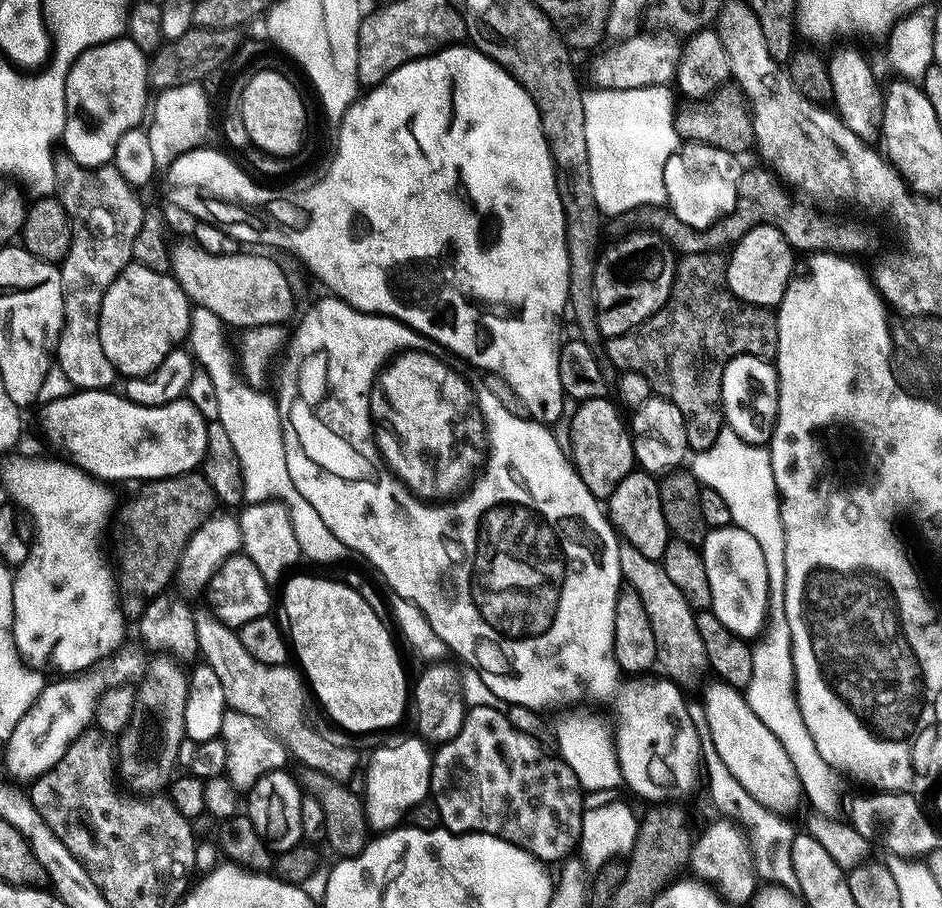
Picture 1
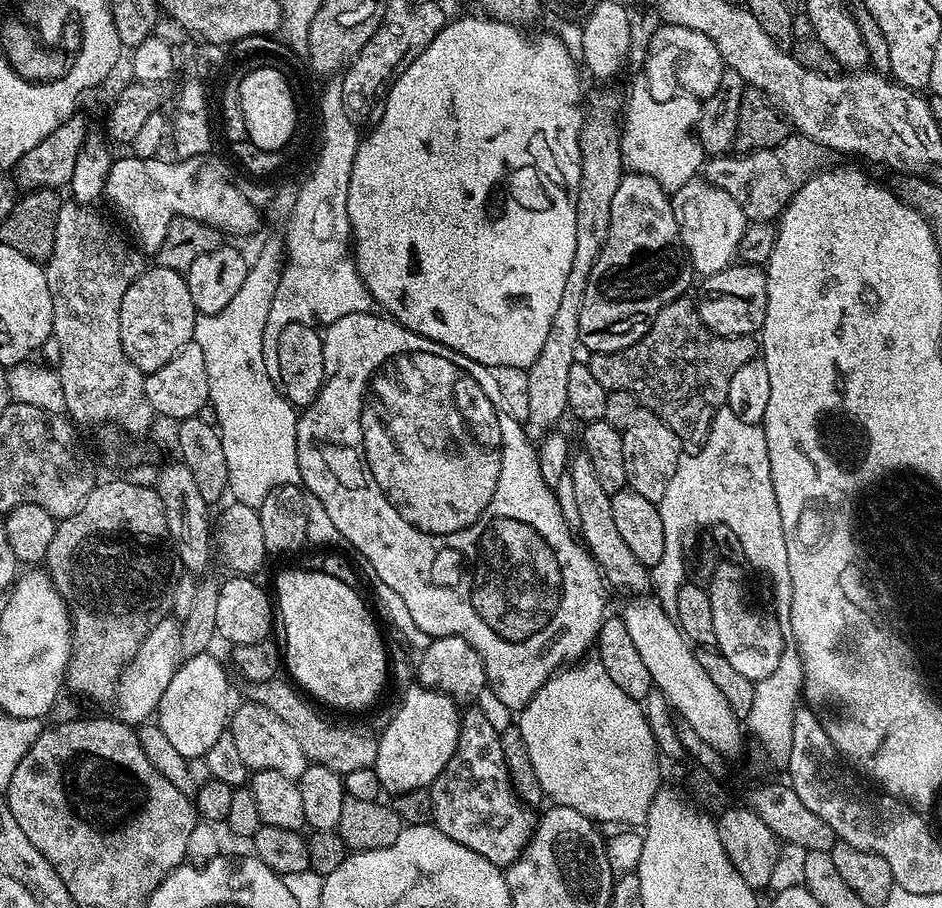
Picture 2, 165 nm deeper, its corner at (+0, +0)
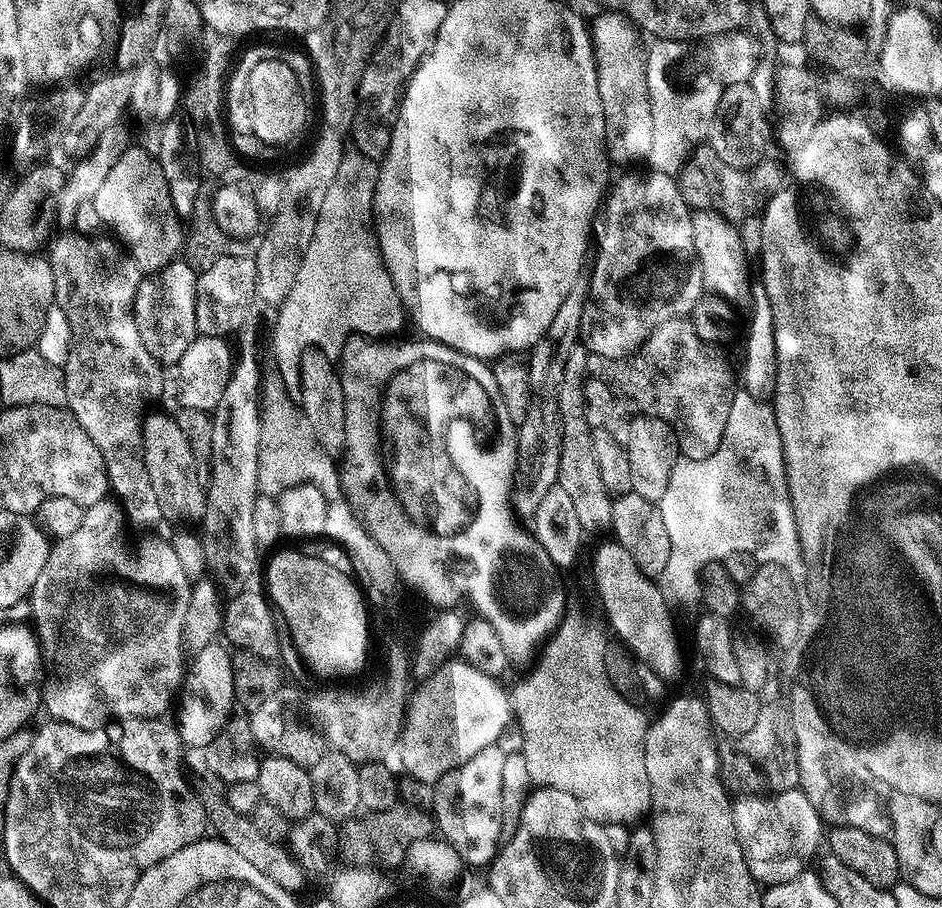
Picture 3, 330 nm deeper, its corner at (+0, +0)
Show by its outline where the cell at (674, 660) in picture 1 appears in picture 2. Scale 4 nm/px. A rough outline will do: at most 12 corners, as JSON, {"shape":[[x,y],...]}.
{"shape":[[590,458],[570,460],[579,535],[605,581],[647,593],[650,570],[614,522]]}

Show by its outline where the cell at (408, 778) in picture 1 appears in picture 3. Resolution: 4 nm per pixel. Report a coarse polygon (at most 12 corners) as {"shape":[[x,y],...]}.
{"shape":[[462,658],[427,677],[396,744],[432,784],[489,747],[496,679]]}

